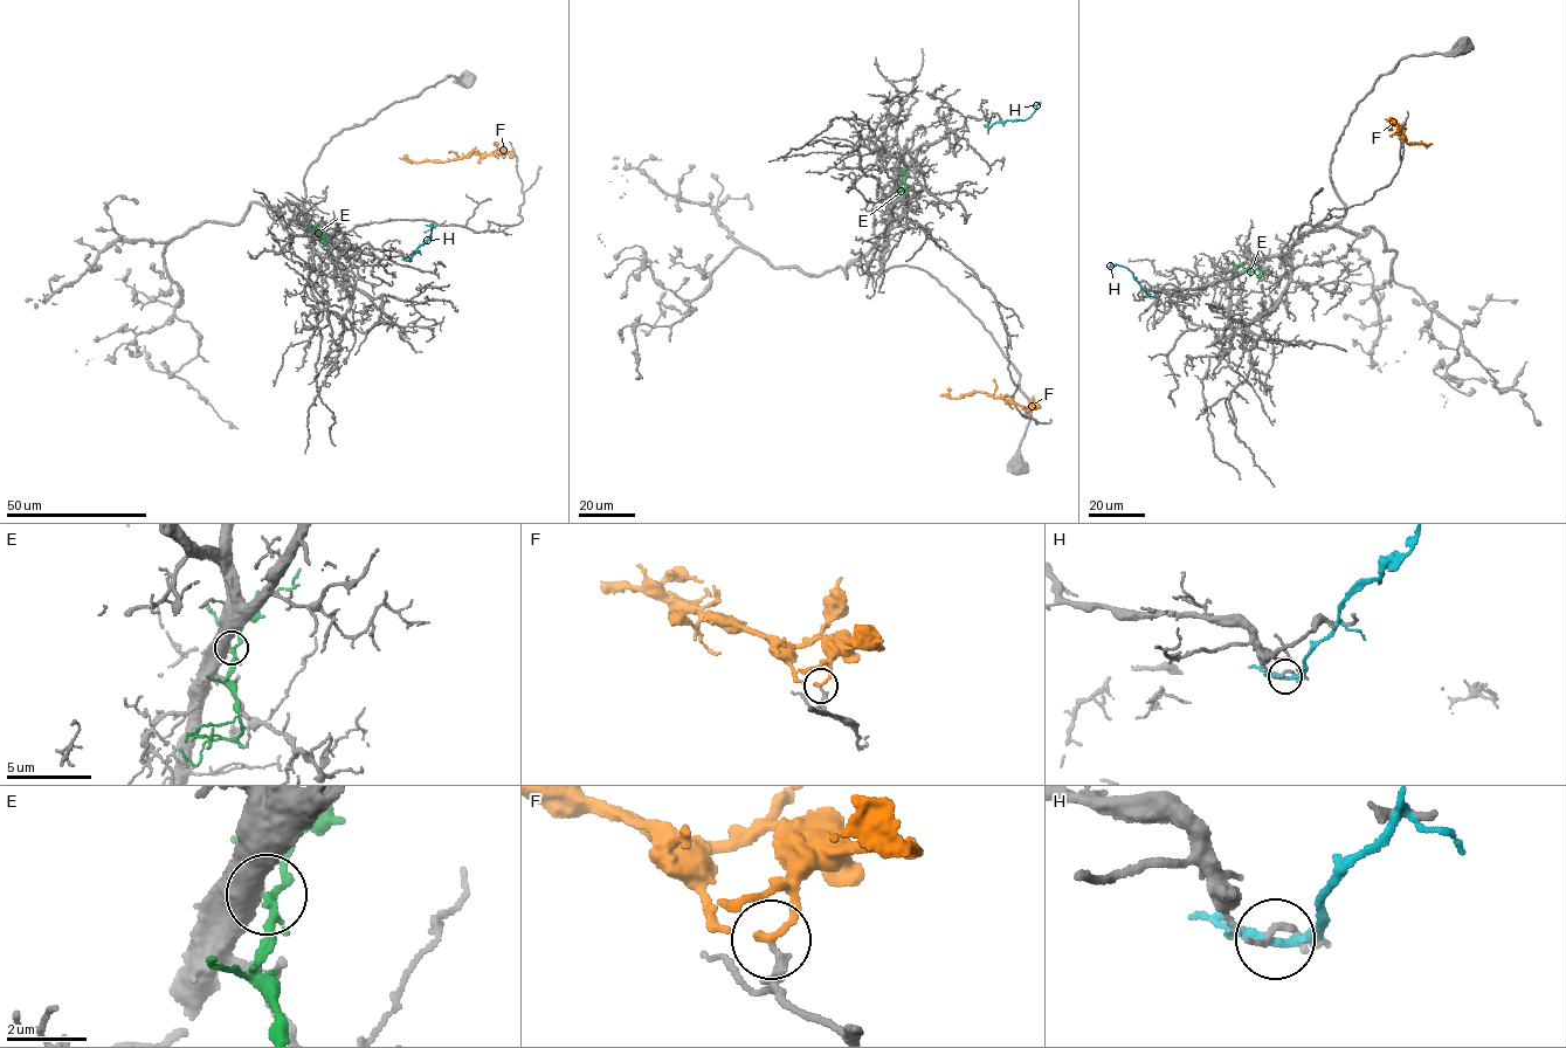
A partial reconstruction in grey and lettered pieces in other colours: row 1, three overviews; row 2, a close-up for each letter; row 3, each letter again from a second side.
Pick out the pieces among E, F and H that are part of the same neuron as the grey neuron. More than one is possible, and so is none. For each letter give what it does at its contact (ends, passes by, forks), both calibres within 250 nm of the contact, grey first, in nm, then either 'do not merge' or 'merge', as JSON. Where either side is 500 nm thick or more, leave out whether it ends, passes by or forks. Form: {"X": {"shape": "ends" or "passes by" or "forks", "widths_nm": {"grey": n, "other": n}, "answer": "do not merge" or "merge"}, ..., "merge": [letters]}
{"E": {"widths_nm": {"grey": 550, "other": 170}, "answer": "merge"}, "F": {"shape": "passes by", "widths_nm": {"grey": 110, "other": 150}, "answer": "do not merge"}, "H": {"shape": "passes by", "widths_nm": {"grey": 110, "other": 190}, "answer": "do not merge"}, "merge": ["E"]}

